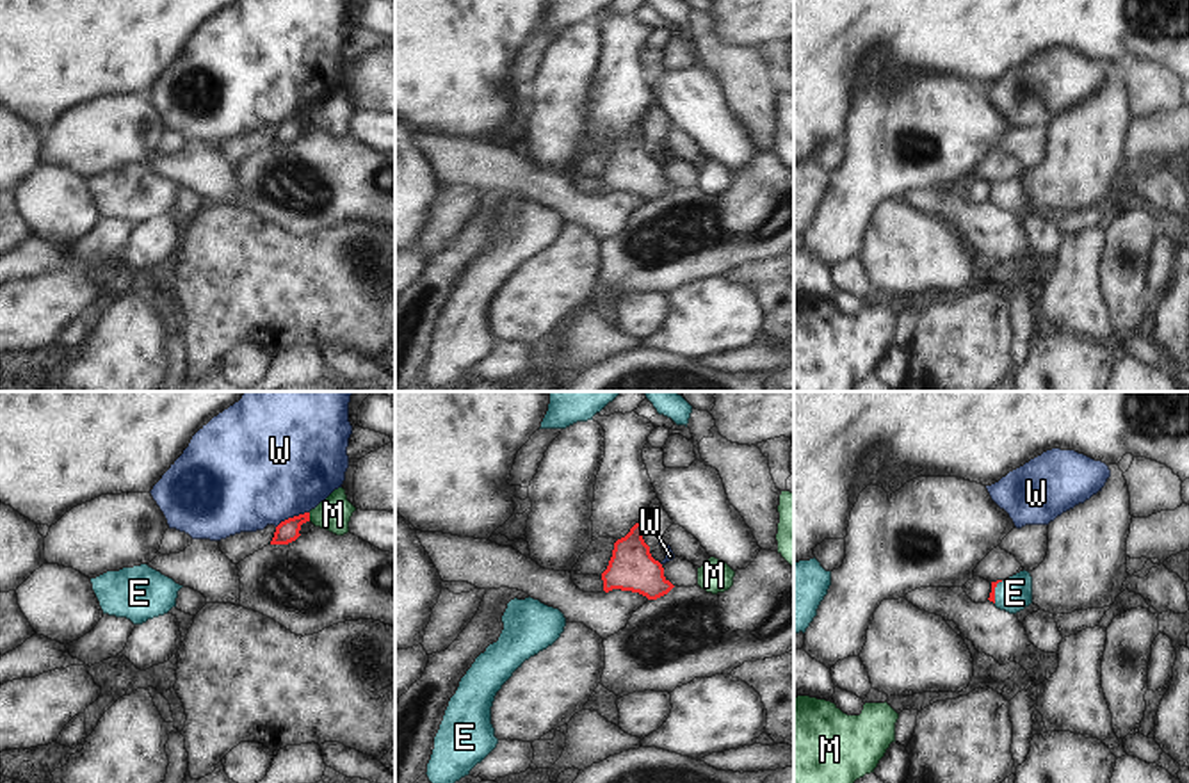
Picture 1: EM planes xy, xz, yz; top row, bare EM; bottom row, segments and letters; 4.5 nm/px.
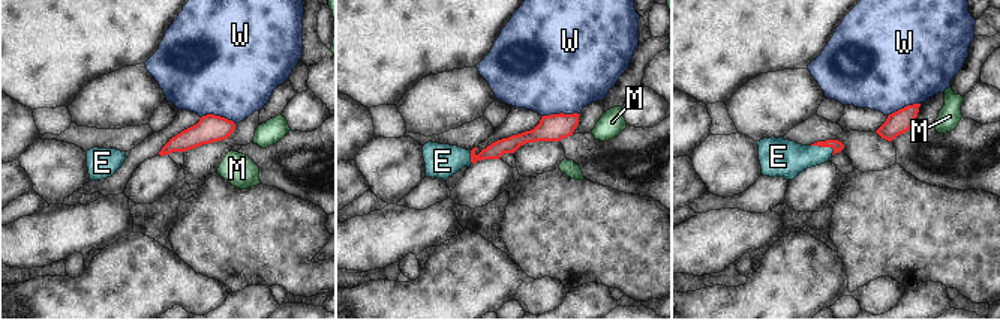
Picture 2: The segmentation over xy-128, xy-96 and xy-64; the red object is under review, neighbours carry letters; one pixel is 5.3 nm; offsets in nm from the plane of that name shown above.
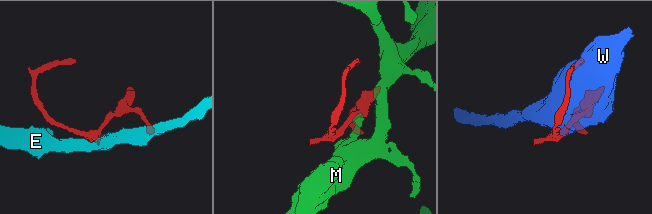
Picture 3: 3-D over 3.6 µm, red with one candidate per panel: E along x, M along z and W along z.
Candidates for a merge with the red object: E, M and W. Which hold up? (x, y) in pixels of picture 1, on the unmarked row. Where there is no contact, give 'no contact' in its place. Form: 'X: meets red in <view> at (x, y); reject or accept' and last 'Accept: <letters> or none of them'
E: meets red in yz at (994, 193); accept
M: meets red in xy at (308, 118); reject
W: meets red in xy at (294, 118); reject
Accept: E

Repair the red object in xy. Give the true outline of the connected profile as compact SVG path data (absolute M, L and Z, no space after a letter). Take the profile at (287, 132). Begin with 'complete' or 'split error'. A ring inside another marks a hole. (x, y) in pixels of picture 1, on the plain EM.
complete; M310 114L288 119L276 128L271 146L288 146L295 142L301 135L301 126L310 123Z

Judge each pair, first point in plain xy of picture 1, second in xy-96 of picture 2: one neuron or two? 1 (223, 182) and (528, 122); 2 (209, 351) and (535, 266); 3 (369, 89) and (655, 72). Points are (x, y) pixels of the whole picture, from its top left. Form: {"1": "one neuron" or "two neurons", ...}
{"1": "two neurons", "2": "one neuron", "3": "one neuron"}

